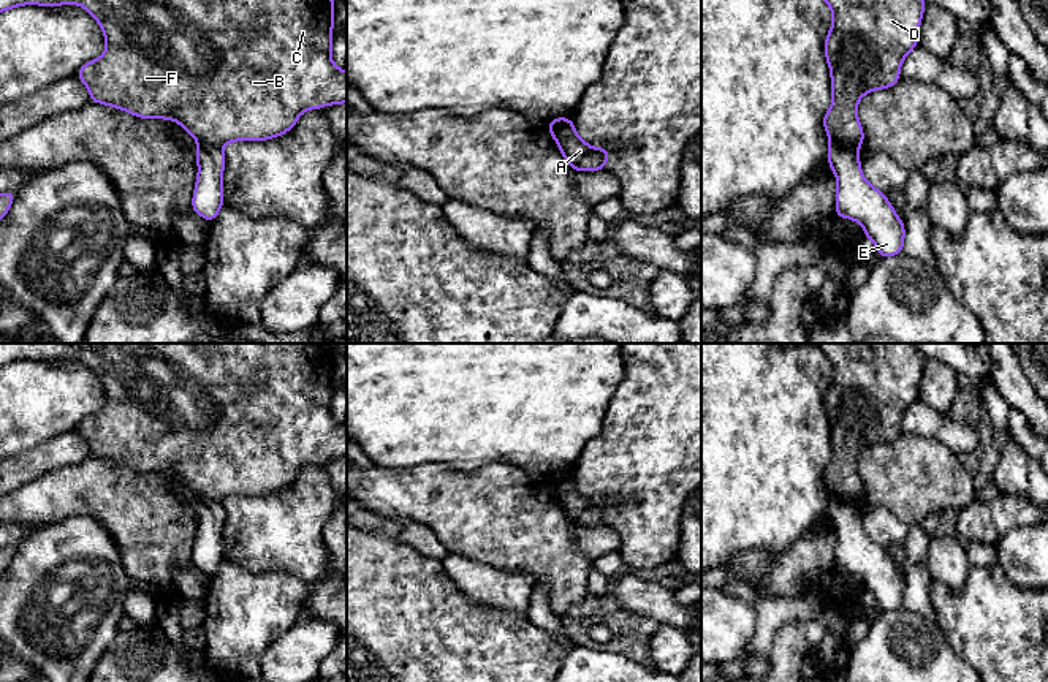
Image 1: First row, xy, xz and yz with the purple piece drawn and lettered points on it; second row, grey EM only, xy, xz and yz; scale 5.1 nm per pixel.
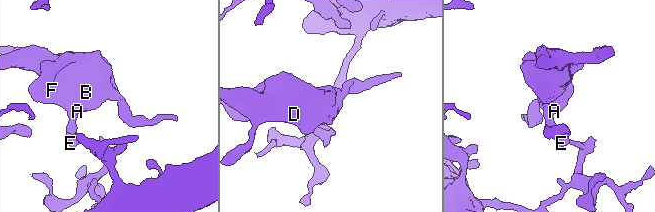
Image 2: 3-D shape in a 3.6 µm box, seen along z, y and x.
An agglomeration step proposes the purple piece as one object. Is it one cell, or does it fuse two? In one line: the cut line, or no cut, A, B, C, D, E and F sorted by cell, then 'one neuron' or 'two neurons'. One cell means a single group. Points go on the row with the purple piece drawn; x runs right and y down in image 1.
cut xz (572, 122), (572, 132), (556, 140); groups A B C D F / E; two neurons

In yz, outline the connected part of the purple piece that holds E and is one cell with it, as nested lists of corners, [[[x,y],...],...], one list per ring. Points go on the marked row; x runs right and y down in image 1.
[[[831,141],[826,161],[837,179],[834,217],[861,223],[864,237],[875,244],[880,258],[902,253],[904,222],[885,193],[861,174],[858,147]]]

